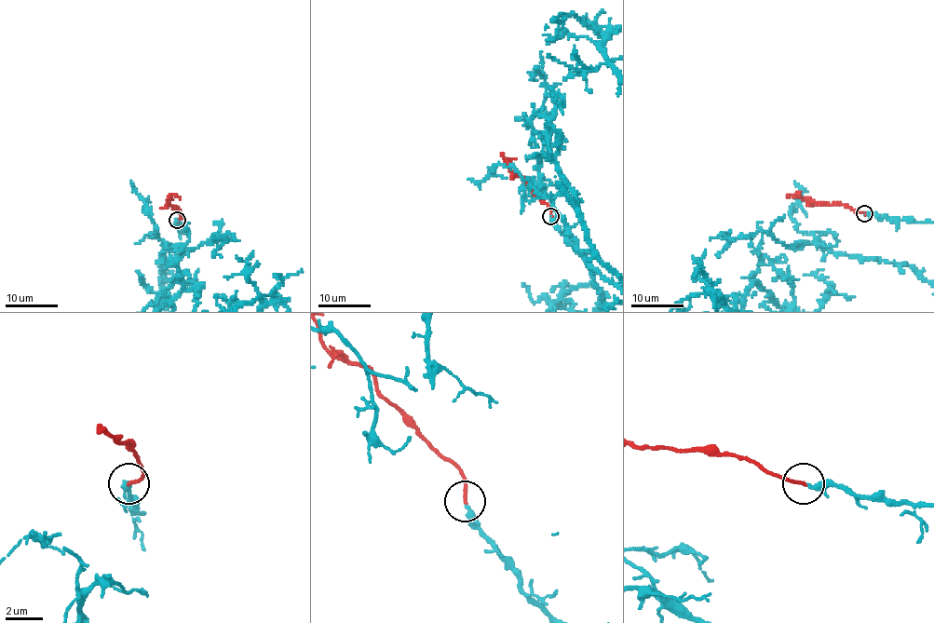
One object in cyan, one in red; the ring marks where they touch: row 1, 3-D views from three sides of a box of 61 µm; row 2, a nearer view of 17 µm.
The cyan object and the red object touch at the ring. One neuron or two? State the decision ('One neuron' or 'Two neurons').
One neuron

